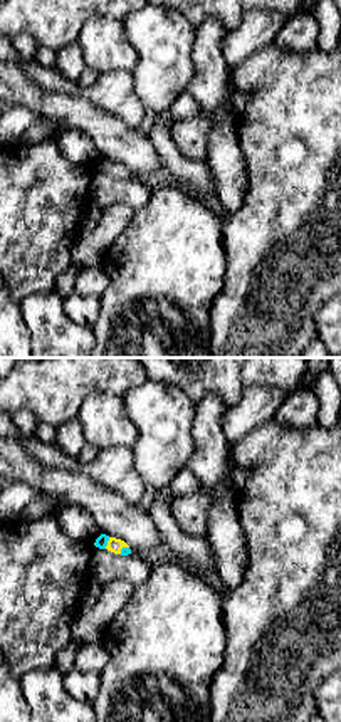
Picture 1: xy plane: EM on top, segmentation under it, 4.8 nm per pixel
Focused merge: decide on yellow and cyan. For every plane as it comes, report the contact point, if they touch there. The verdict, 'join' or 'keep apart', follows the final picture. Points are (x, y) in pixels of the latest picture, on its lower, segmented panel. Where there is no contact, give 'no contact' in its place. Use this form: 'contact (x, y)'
contact (123, 546)

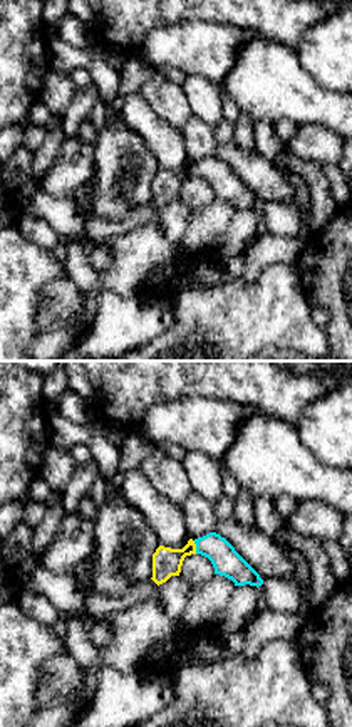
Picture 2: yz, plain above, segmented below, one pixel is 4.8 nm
contact (195, 548)

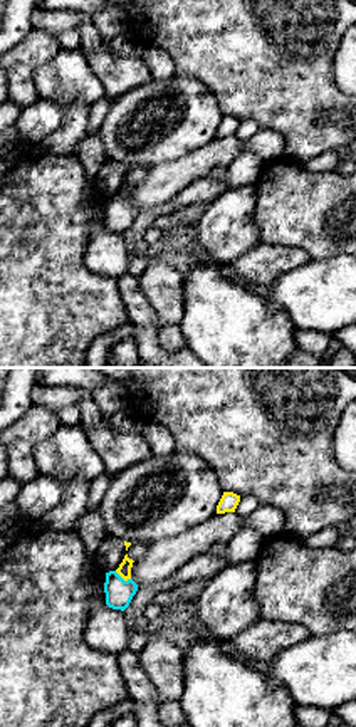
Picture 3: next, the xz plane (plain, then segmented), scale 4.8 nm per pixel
contact (123, 578)

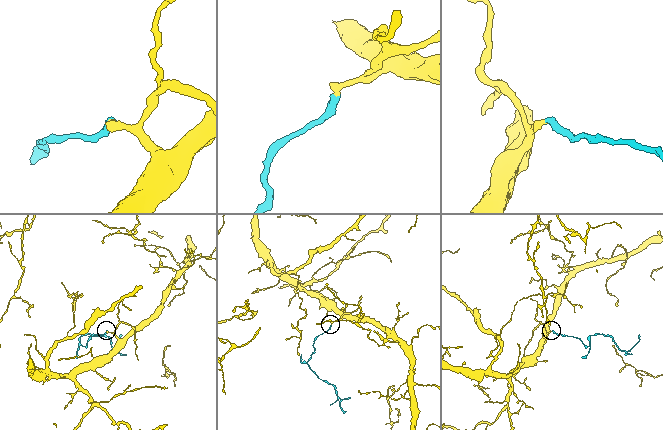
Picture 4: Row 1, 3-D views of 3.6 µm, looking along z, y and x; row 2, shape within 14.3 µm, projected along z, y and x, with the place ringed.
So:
join

